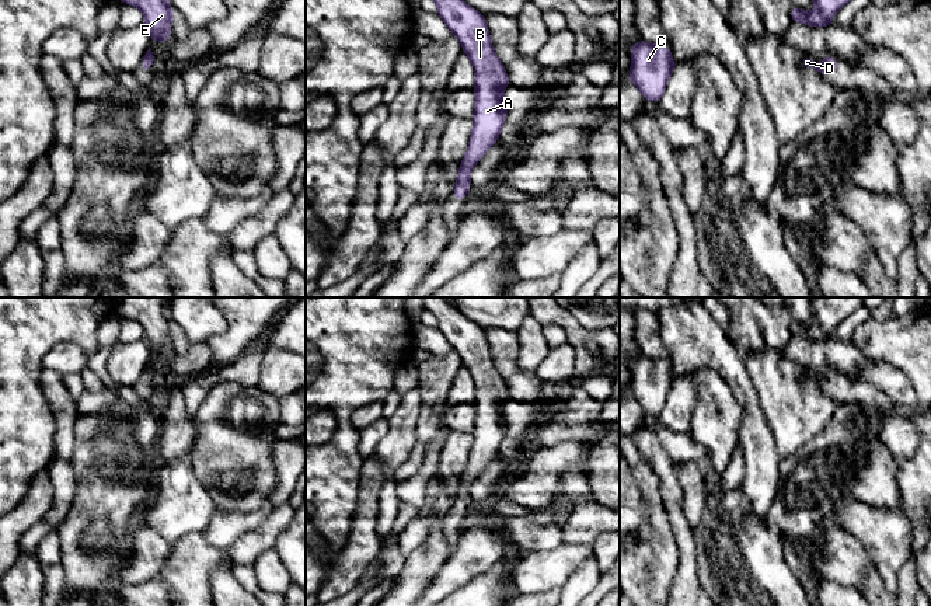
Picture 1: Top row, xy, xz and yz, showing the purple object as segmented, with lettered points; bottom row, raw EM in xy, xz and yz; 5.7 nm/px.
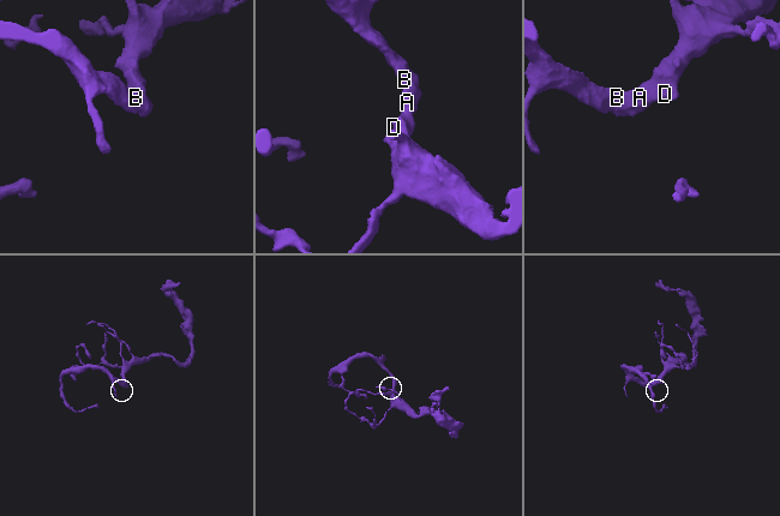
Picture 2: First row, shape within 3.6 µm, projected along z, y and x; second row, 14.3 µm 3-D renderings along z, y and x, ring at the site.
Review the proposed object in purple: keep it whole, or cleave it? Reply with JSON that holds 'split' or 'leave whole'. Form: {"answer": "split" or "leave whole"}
{"answer": "leave whole"}

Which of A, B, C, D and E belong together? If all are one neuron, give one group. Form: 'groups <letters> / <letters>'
groups A B C D E

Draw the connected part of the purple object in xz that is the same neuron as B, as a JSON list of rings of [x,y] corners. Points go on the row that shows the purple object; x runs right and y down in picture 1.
[[[433,0],[437,14],[460,41],[475,70],[475,109],[470,146],[461,160],[454,199],[464,201],[471,188],[470,173],[498,142],[508,109],[503,90],[510,86],[505,66],[494,50],[485,15],[463,0]]]

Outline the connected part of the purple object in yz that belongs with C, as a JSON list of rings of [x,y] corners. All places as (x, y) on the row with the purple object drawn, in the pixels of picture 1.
[[[638,41],[631,46],[628,79],[646,100],[659,102],[676,65],[667,45]]]

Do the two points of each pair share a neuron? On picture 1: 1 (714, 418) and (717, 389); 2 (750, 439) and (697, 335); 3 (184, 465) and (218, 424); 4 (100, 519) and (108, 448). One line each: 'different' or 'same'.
1: same
2: same
3: different
4: same

